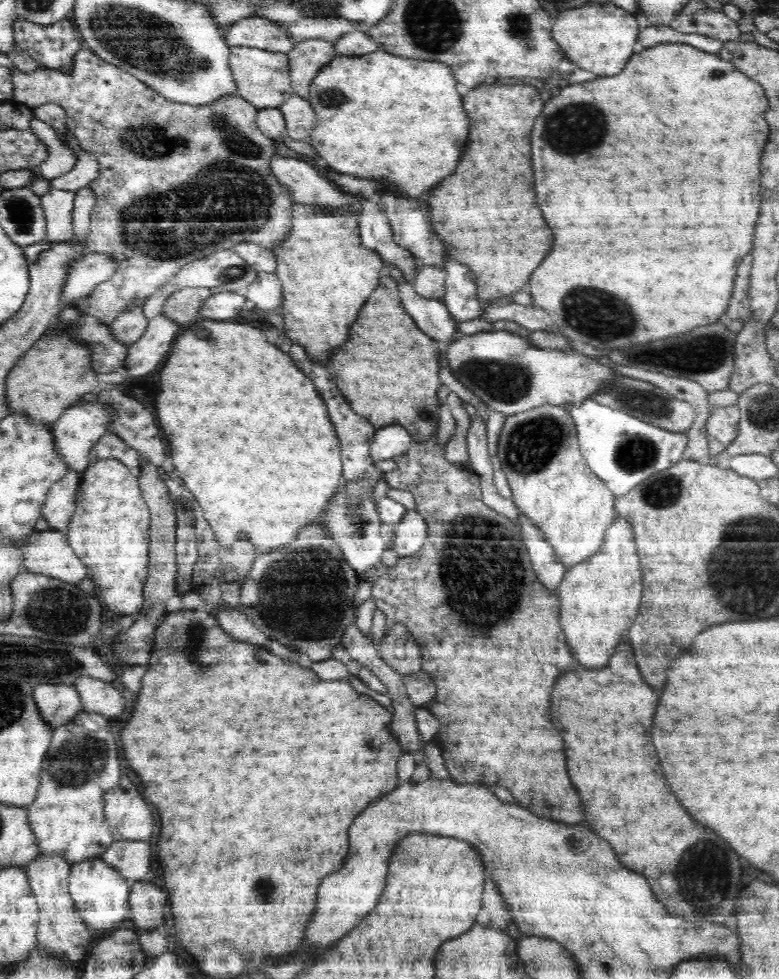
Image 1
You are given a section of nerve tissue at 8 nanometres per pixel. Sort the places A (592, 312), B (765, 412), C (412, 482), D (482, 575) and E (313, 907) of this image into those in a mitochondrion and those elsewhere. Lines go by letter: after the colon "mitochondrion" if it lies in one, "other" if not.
A: mitochondrion
B: mitochondrion
C: other
D: mitochondrion
E: other

